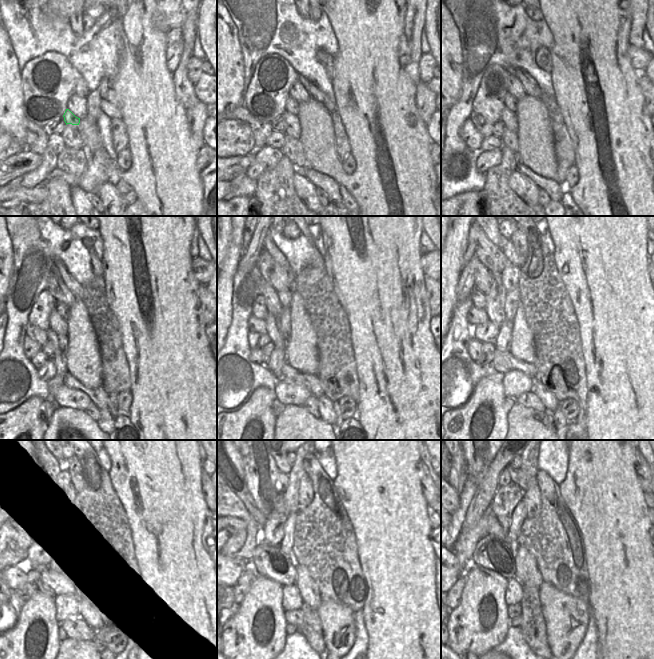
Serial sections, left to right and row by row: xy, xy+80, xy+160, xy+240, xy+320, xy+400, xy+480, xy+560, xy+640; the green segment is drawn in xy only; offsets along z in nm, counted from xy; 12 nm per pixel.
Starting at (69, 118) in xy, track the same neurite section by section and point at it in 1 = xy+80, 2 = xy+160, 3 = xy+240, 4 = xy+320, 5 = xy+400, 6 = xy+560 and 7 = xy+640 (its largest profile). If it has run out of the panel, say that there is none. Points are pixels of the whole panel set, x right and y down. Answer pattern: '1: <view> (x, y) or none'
1: xy+80 (292, 106)
2: xy+160 (511, 102)
3: xy+240 (62, 309)
4: xy+320 (285, 297)
5: xy+400 (510, 276)
6: xy+560 (281, 485)
7: xy+640 (504, 478)

